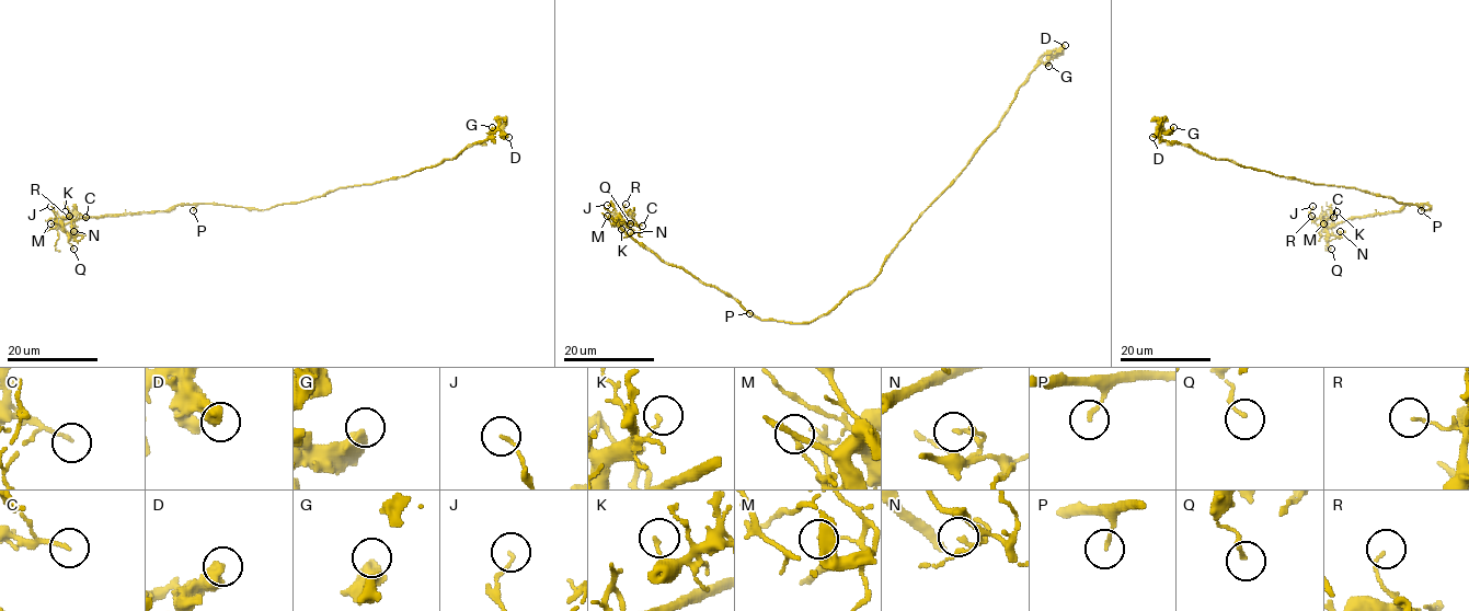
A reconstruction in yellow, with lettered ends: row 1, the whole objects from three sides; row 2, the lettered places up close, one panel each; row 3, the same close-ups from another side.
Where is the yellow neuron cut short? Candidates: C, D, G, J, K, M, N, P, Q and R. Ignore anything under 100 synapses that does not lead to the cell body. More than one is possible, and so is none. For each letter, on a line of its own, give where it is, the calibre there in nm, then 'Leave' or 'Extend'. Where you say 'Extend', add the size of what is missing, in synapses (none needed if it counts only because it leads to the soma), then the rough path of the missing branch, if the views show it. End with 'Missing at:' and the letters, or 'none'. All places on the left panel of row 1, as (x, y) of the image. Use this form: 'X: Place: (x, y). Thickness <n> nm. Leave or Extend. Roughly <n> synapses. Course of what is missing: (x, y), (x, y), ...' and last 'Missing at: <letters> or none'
C: Place: (85, 217). Thickness 130 nm. Leave
D: Place: (508, 137). Thickness 550 nm. Leave
G: Place: (492, 127). Thickness 500 nm. Leave
J: Place: (50, 206). Thickness 110 nm. Leave
K: Place: (65, 211). Thickness 130 nm. Leave
M: Place: (50, 223). Thickness 170 nm. Leave
N: Place: (73, 231). Thickness 130 nm. Leave
P: Place: (193, 210). Thickness 130 nm. Leave
Q: Place: (73, 249). Thickness 150 nm. Leave
R: Place: (69, 216). Thickness 90 nm. Leave
Missing at: none

